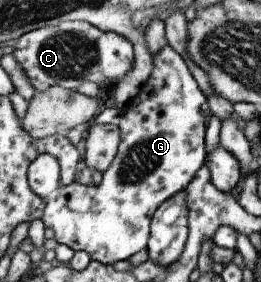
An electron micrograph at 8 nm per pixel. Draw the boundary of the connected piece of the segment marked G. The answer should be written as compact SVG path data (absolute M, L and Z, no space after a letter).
M163 46L152 57L149 77L139 89L139 95L123 107L119 113L117 127L120 139L115 157L102 173L98 185L83 185L79 181L71 183L58 181L58 163L52 155L41 154L29 163L27 183L29 189L45 201L45 209L40 215L43 225L51 228L57 243L67 245L74 252L84 251L91 260L103 265L125 261L140 249L145 249L149 237L149 224L153 212L171 195L175 195L193 179L193 175L205 162L204 135L210 109L207 99L187 69L185 62L171 47Z

